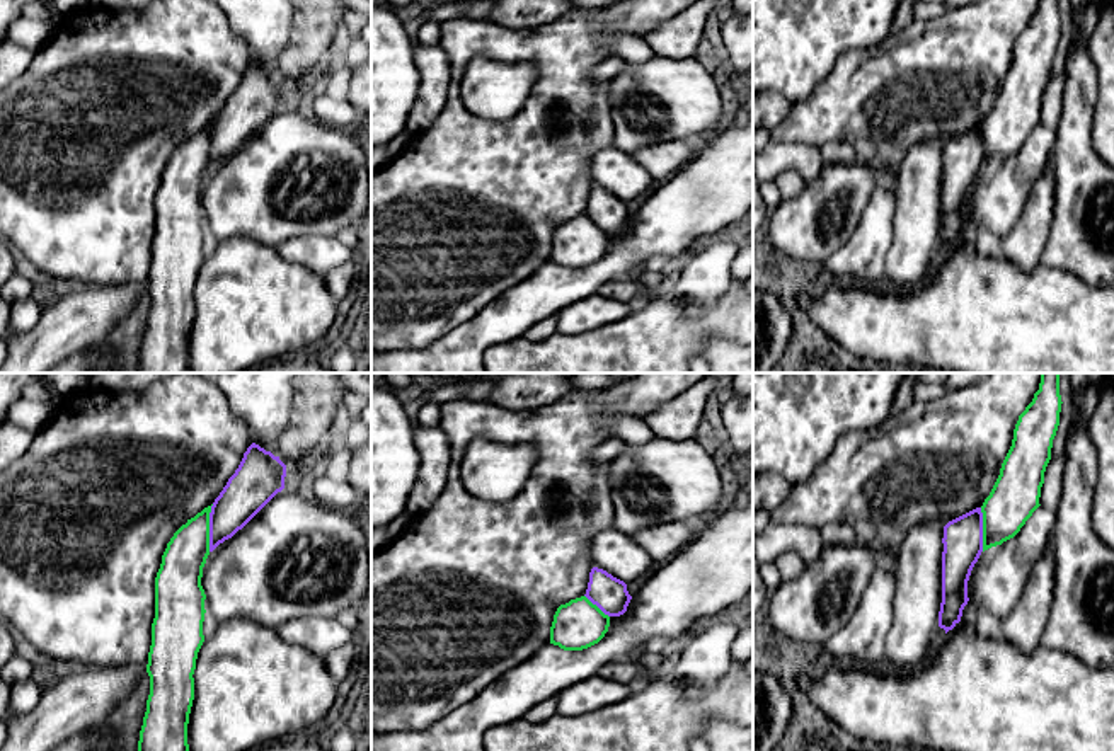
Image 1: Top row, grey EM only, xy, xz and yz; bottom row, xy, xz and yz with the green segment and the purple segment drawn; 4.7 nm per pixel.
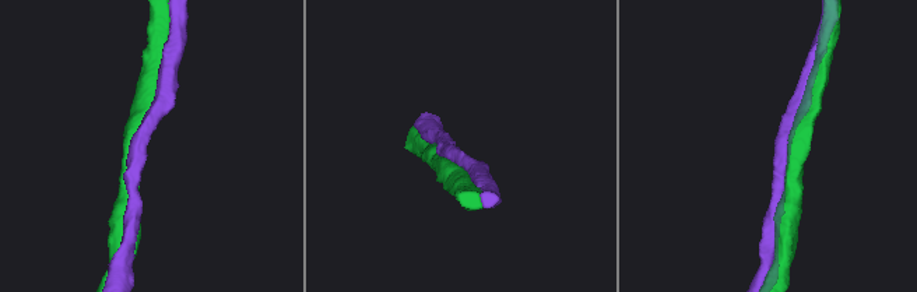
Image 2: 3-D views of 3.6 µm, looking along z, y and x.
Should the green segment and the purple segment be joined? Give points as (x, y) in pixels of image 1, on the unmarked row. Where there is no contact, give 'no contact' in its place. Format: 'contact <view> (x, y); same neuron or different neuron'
contact xy (208, 147); same neuron

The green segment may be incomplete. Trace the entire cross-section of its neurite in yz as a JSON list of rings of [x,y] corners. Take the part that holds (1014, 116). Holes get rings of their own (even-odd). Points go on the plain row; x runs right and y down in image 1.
[[[1041,0],[1019,34],[1000,94],[976,126],[944,145],[942,221],[939,245],[952,249],[968,223],[968,199],[979,174],[1014,157],[1041,124],[1044,90],[1061,31],[1059,0]]]

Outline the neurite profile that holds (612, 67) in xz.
[[[608,56],[593,68],[591,78],[594,83],[608,83],[612,78],[625,72],[627,65],[629,63],[623,61],[622,58]]]

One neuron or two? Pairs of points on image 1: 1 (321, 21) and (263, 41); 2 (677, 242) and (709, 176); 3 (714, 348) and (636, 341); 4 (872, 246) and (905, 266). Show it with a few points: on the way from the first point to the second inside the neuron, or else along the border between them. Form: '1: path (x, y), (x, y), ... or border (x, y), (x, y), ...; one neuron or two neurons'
1: border (292, 17), (288, 43), (278, 72); two neurons
2: path (677, 225), (707, 193); one neuron
3: border (735, 341), (711, 338), (700, 355); two neurons
4: border (895, 215), (893, 242), (881, 278); two neurons

